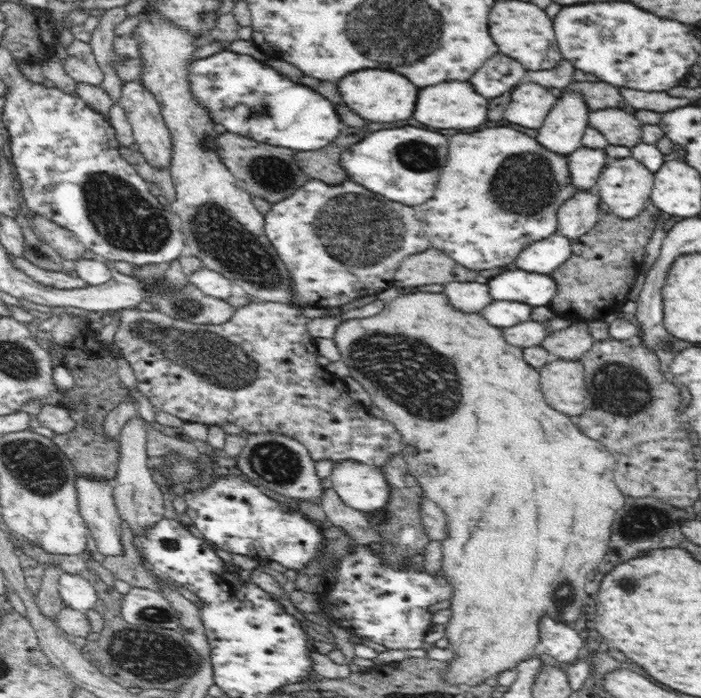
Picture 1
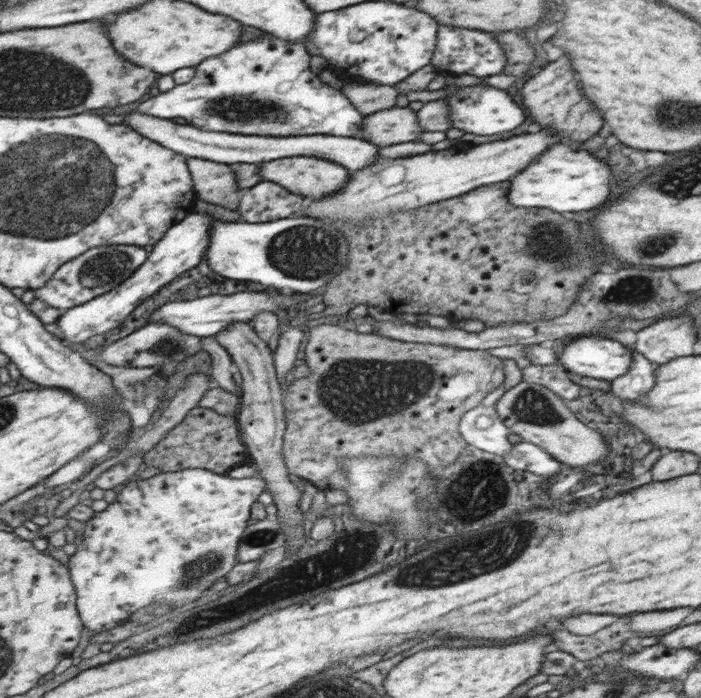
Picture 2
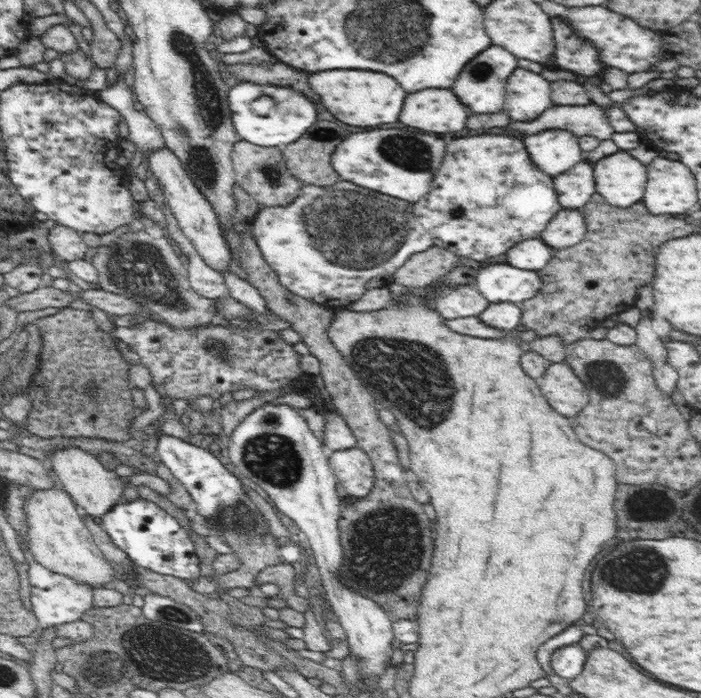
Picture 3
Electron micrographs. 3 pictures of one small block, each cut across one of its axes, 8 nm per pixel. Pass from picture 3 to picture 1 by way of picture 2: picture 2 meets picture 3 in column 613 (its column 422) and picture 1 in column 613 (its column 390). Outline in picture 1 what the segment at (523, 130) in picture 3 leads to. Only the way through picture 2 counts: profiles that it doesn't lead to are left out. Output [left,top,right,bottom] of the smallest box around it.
[588,108,643,148]

